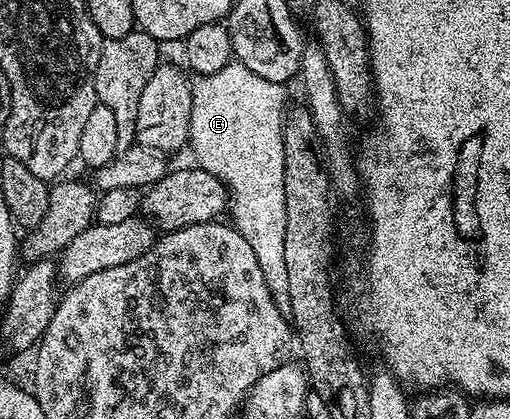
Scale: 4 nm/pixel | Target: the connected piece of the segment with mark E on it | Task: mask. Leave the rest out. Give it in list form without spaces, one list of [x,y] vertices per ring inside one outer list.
[[[231,60],[220,71],[212,75],[198,75],[190,86],[192,91],[192,115],[190,116],[189,152],[194,152],[197,168],[216,175],[228,190],[228,217],[235,229],[244,235],[244,239],[256,254],[256,263],[264,271],[264,283],[284,314],[292,311],[288,299],[288,270],[284,264],[284,226],[288,214],[284,212],[284,135],[282,134],[282,116],[288,108],[286,85],[274,83],[248,71],[244,63]]]

